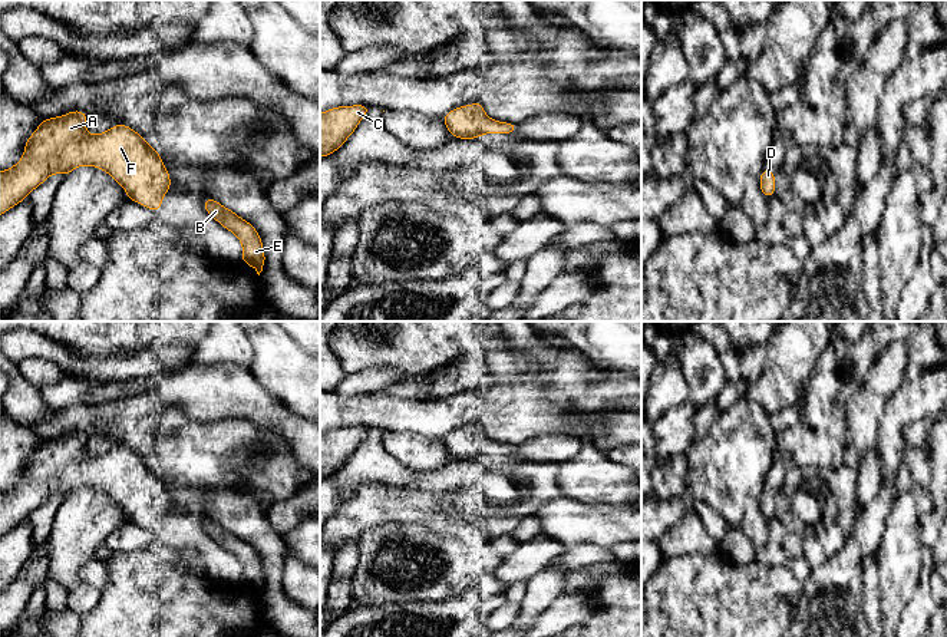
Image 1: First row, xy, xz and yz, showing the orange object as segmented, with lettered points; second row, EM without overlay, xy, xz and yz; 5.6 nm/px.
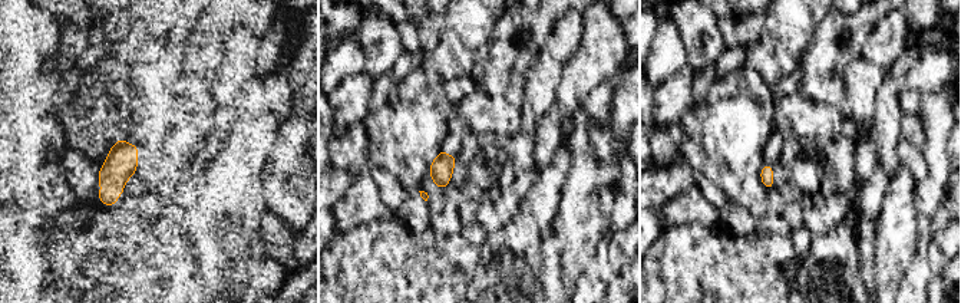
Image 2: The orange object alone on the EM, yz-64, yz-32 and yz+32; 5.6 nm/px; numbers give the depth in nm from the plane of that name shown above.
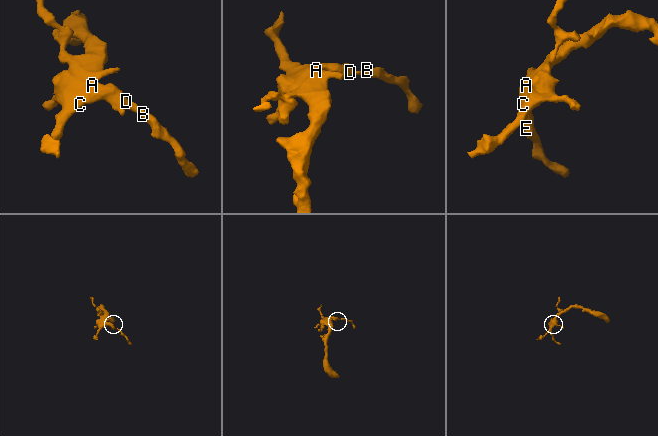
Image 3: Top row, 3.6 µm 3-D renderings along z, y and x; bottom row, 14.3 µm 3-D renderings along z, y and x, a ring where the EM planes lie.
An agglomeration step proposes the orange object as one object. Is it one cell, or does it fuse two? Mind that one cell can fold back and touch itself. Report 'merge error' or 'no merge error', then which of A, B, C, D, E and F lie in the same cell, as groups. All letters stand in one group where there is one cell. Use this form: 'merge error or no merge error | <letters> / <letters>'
no merge error | A B C D E F

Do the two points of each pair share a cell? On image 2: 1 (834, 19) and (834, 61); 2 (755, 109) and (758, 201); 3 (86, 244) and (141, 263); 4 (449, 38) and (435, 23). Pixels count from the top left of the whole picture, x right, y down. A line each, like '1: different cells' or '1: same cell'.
1: same cell
2: same cell
3: same cell
4: different cells

